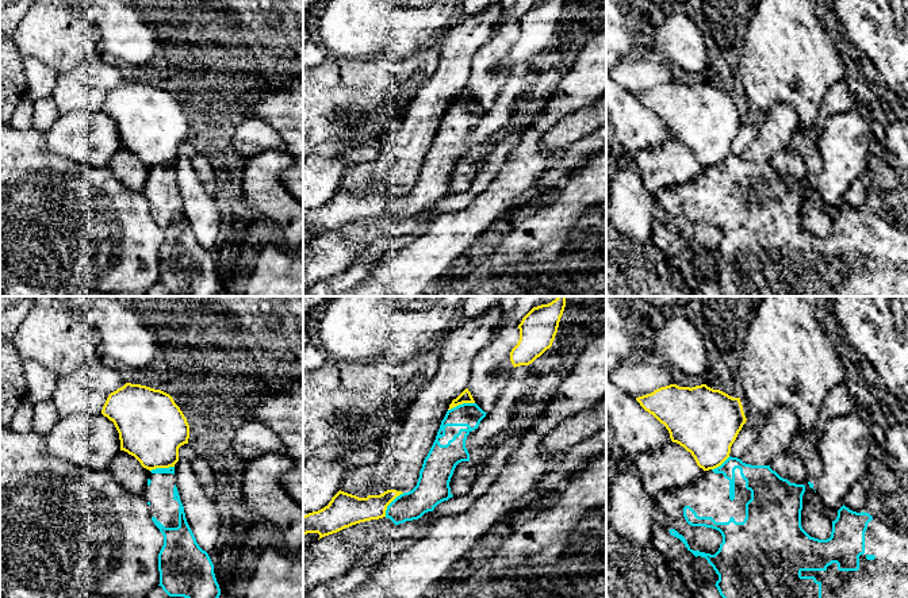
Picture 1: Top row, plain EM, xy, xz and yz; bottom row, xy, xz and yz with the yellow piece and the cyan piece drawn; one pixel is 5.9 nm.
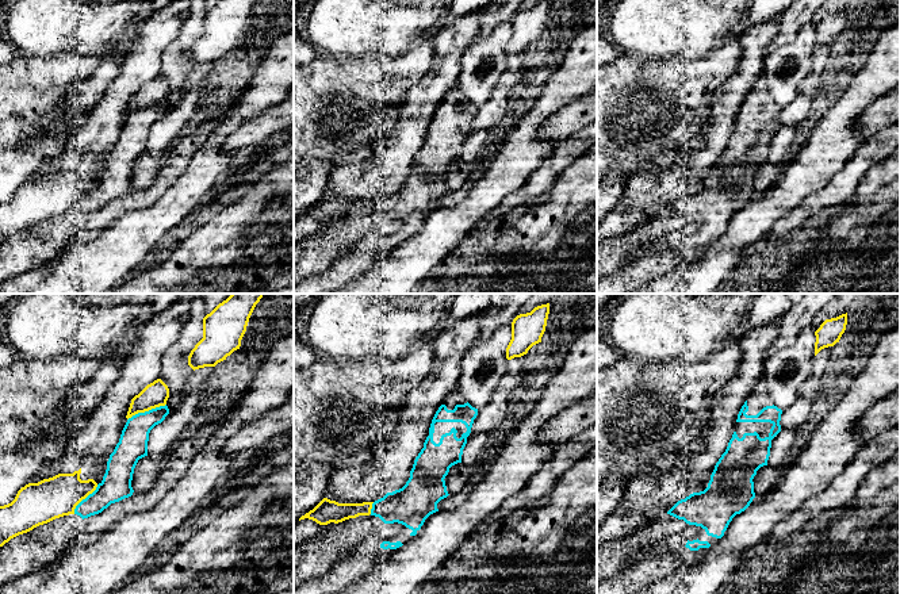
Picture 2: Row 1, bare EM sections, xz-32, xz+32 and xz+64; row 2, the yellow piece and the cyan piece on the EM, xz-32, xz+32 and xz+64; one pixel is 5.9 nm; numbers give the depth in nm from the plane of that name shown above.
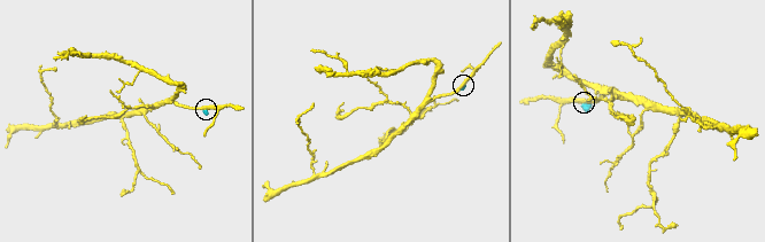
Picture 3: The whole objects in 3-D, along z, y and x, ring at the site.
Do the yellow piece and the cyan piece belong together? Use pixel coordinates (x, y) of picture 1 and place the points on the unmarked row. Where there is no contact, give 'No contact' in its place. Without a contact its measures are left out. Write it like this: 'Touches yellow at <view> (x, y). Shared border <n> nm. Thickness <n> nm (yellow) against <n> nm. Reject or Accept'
Touches yellow at xz (460, 100). Shared border 170 nm. Thickness 70 nm (yellow) against 140 nm. Reject

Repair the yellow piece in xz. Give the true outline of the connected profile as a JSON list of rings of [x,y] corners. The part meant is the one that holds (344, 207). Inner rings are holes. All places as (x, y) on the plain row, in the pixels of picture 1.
[[[340,187],[327,203],[303,212],[303,233],[318,230],[322,235],[352,222],[383,215],[387,203],[401,191],[403,189],[387,187],[380,192],[359,195]]]

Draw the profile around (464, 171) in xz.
[[[461,158],[456,162],[449,179],[451,191],[461,193],[467,191],[478,172],[478,165],[470,158]]]

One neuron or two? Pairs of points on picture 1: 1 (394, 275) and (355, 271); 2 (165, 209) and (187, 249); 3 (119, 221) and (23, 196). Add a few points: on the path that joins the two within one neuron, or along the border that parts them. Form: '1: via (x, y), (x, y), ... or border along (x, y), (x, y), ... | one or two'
1: border along (376, 264), (368, 273) | two
2: via (171, 218), (177, 230), (179, 240) | one
3: via (95, 221), (48, 221) | one

